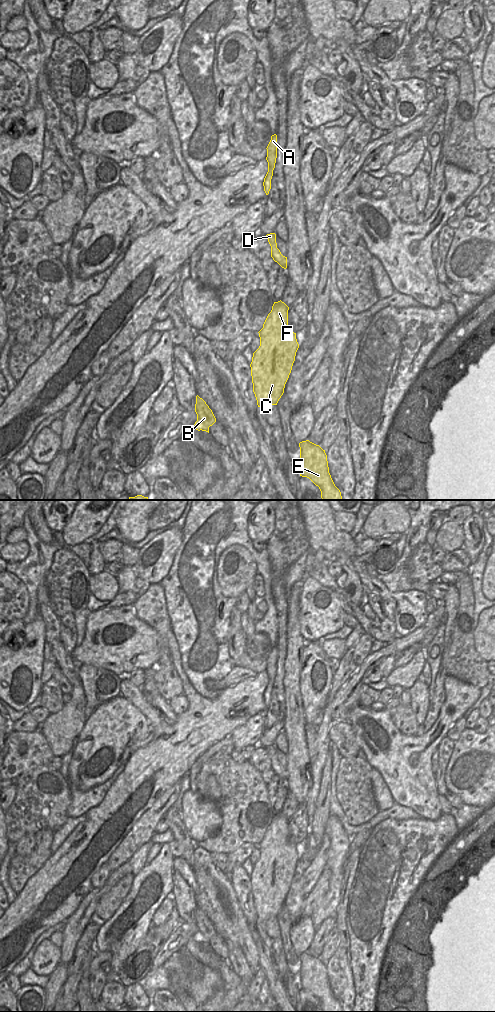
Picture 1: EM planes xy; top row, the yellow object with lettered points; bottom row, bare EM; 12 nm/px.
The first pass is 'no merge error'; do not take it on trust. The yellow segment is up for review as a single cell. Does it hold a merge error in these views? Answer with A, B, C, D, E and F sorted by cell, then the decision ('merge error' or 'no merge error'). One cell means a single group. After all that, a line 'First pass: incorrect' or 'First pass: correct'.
A B C D E F; no merge error
First pass: correct

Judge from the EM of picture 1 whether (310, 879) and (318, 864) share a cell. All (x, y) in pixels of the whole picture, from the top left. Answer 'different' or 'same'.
same

